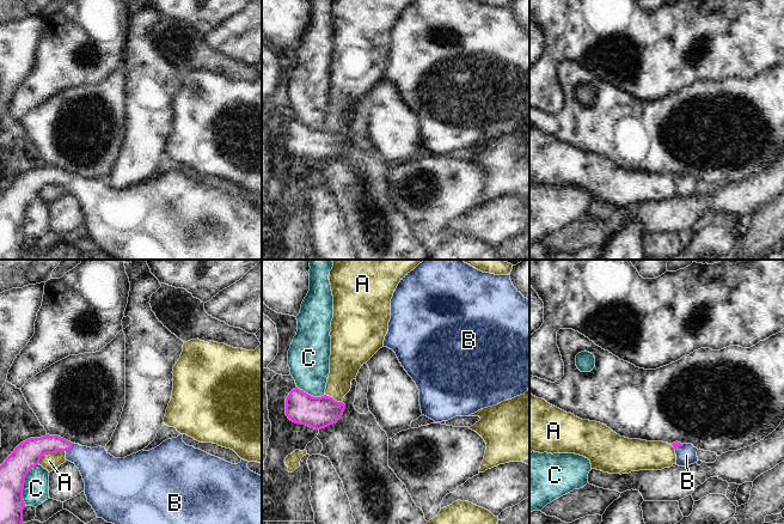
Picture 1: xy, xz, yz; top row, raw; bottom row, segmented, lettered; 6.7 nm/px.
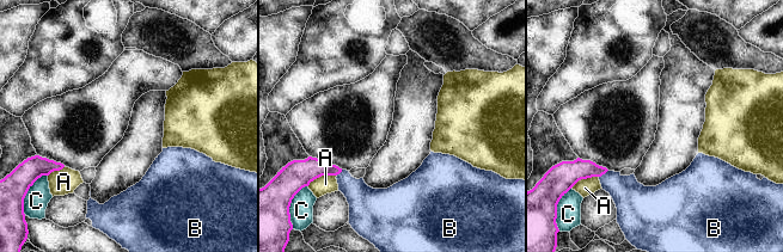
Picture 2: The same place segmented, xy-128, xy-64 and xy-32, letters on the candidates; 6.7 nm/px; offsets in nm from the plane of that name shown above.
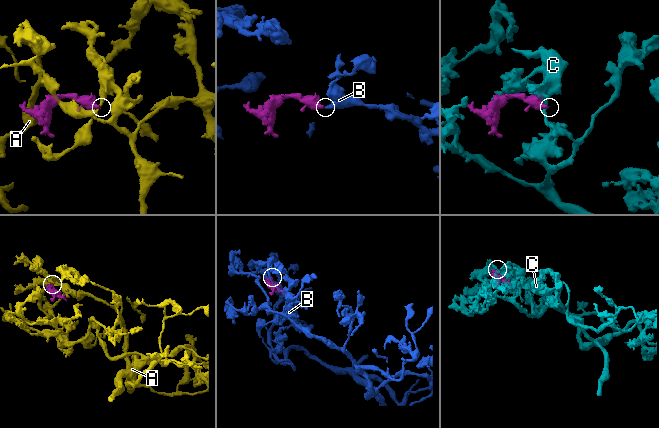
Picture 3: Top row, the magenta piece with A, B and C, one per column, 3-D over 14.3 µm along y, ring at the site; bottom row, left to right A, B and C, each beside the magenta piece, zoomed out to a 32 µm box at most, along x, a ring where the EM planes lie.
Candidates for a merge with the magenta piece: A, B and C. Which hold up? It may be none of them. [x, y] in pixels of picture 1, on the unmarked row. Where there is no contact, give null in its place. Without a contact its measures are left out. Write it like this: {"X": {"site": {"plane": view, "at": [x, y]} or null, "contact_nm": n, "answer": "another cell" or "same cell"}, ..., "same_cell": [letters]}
{"A": {"site": {"plane": "xy", "at": [50, 184]}, "contact_nm": 220, "answer": "another cell"}, "B": {"site": {"plane": "xy", "at": [69, 180]}, "contact_nm": 80, "answer": "same cell"}, "C": {"site": {"plane": "xy", "at": [24, 214]}, "contact_nm": 300, "answer": "another cell"}, "same_cell": ["B"]}

